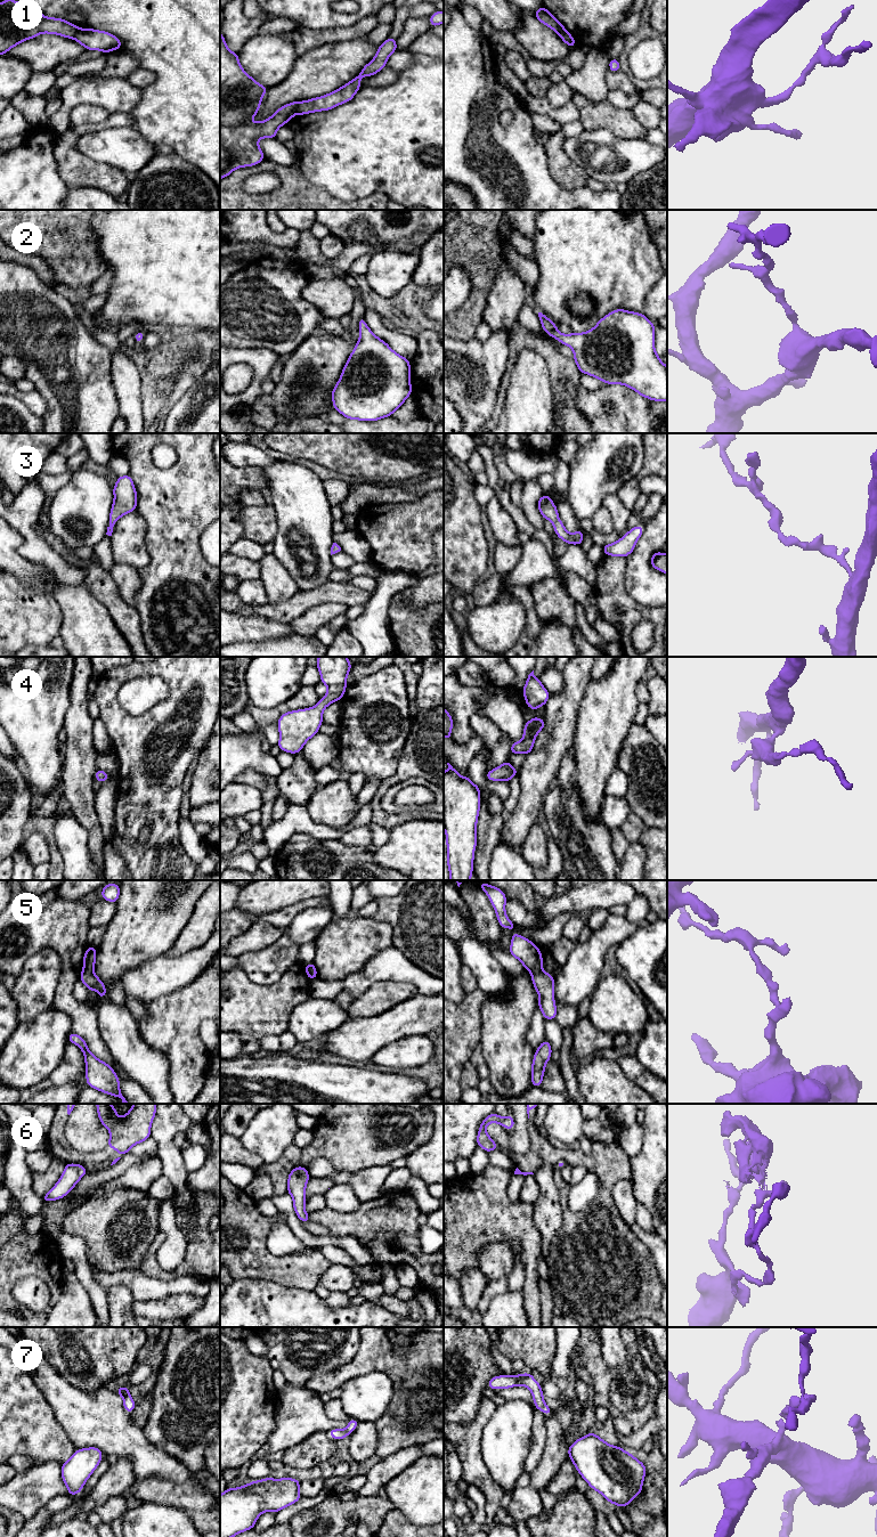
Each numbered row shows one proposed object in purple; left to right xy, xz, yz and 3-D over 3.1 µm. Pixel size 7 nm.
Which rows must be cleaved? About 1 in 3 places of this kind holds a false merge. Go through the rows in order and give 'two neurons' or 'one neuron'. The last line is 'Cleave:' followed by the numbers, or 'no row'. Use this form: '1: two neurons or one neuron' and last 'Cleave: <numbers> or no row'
1: two neurons
2: one neuron
3: one neuron
4: one neuron
5: two neurons
6: two neurons
7: one neuron
Cleave: 1, 5, 6

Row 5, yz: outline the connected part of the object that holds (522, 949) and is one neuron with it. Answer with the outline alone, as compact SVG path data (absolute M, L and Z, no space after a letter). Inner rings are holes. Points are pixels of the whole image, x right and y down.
M518 933L512 934L509 952L530 973L542 968L543 958L539 948Z

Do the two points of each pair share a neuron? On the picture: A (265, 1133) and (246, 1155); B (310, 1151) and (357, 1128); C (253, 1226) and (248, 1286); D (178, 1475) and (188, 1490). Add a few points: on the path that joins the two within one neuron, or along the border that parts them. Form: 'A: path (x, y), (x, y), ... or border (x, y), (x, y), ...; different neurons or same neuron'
A: border (240, 1138), (246, 1148), (258, 1154), (265, 1162); different neurons
B: path (322, 1146), (337, 1137), (346, 1135); same neuron
C: border (235, 1278), (271, 1279), (275, 1283); different neurons
D: border (156, 1477), (176, 1483), (194, 1482), (208, 1488); different neurons

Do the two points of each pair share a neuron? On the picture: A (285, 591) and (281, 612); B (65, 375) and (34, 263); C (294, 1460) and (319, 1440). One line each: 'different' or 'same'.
A: different
B: different
C: same

